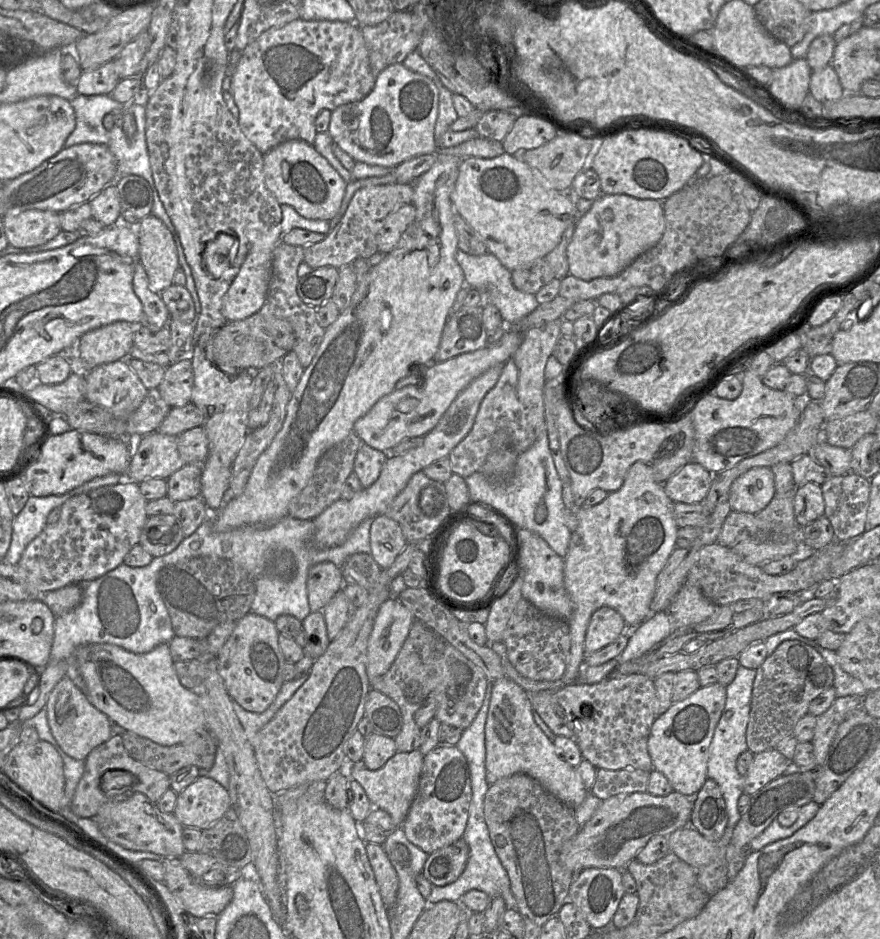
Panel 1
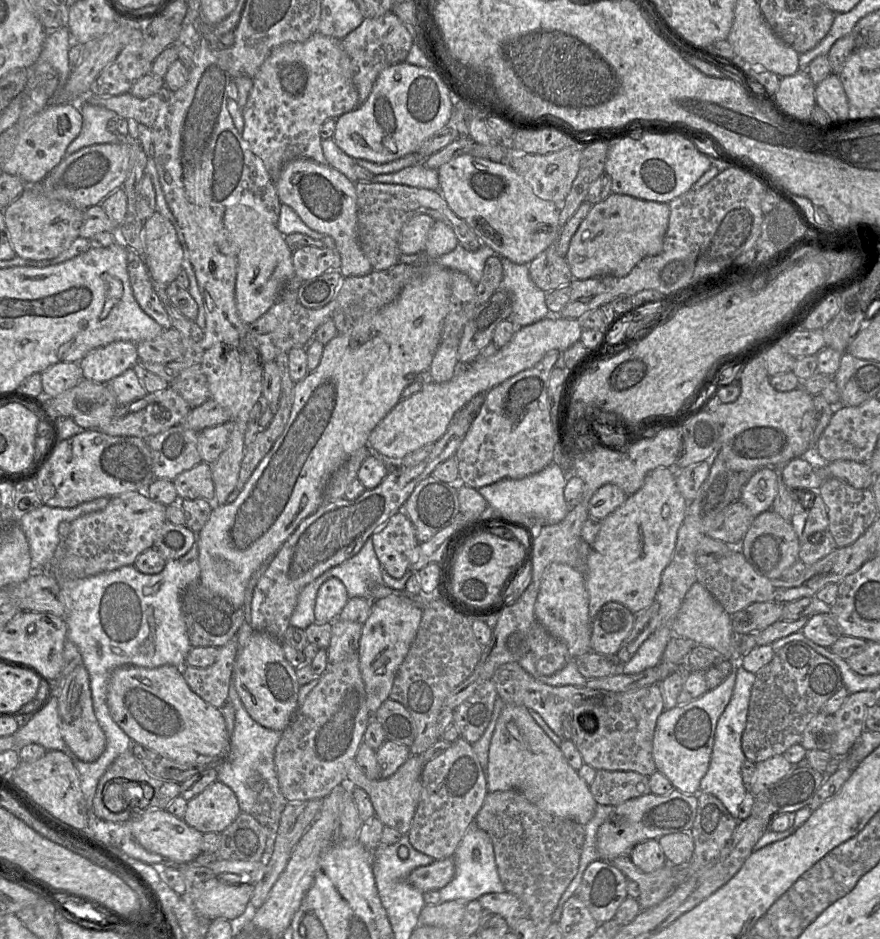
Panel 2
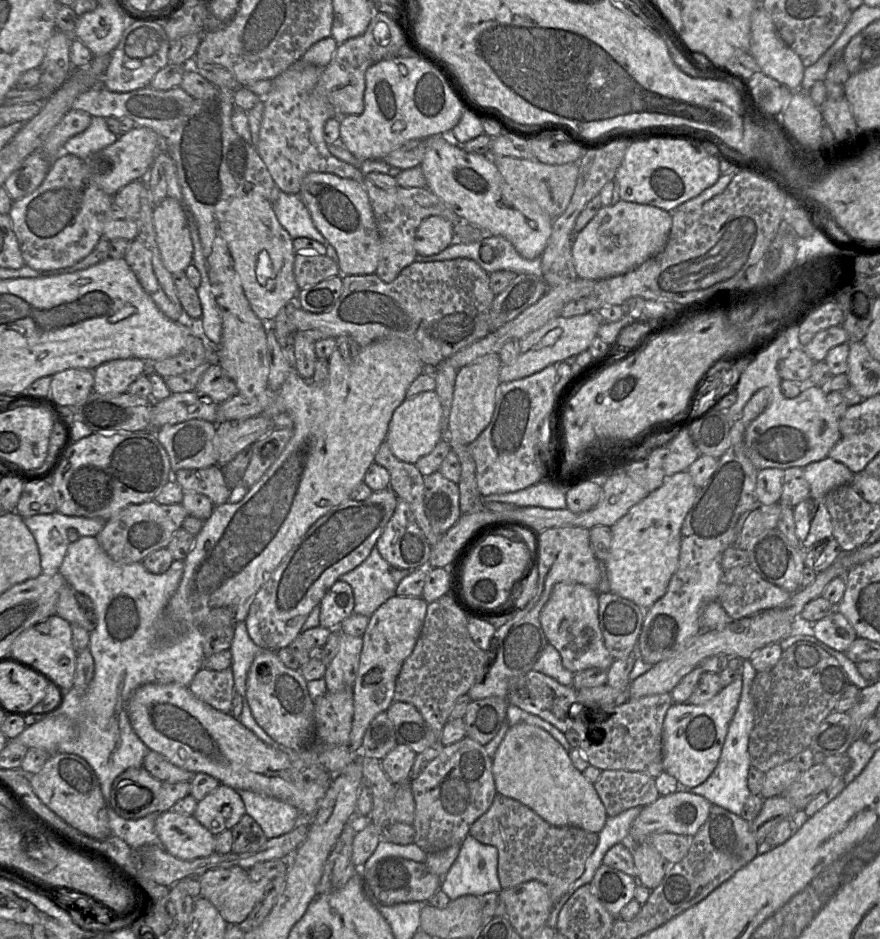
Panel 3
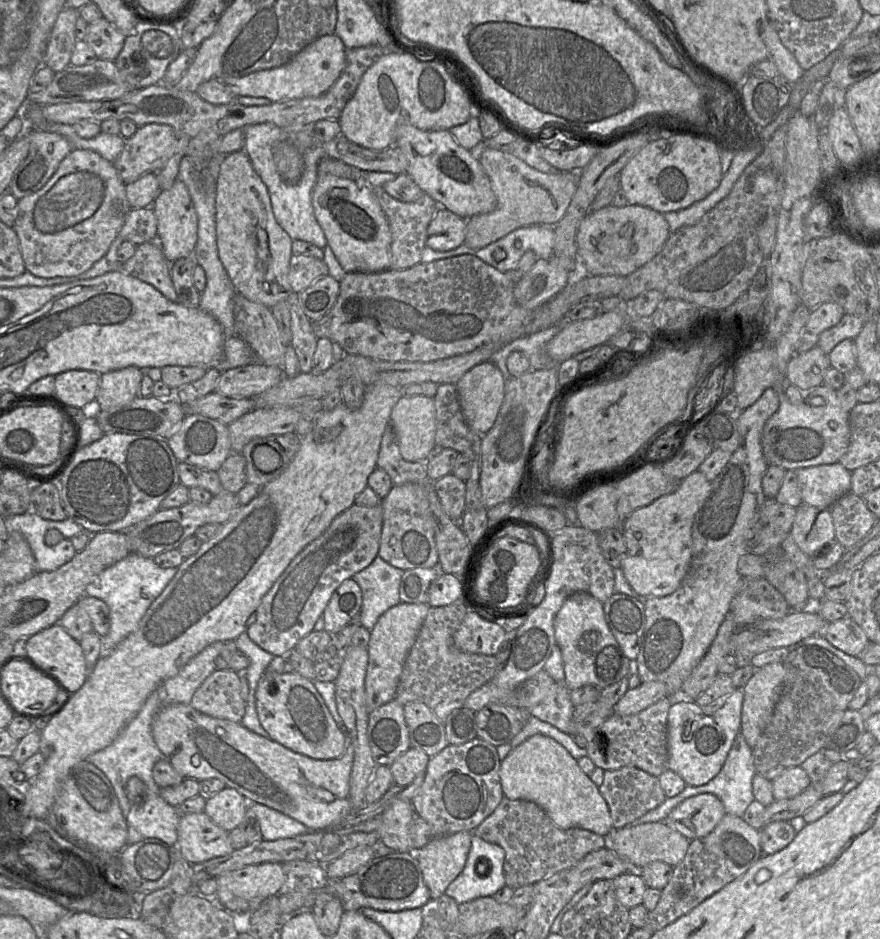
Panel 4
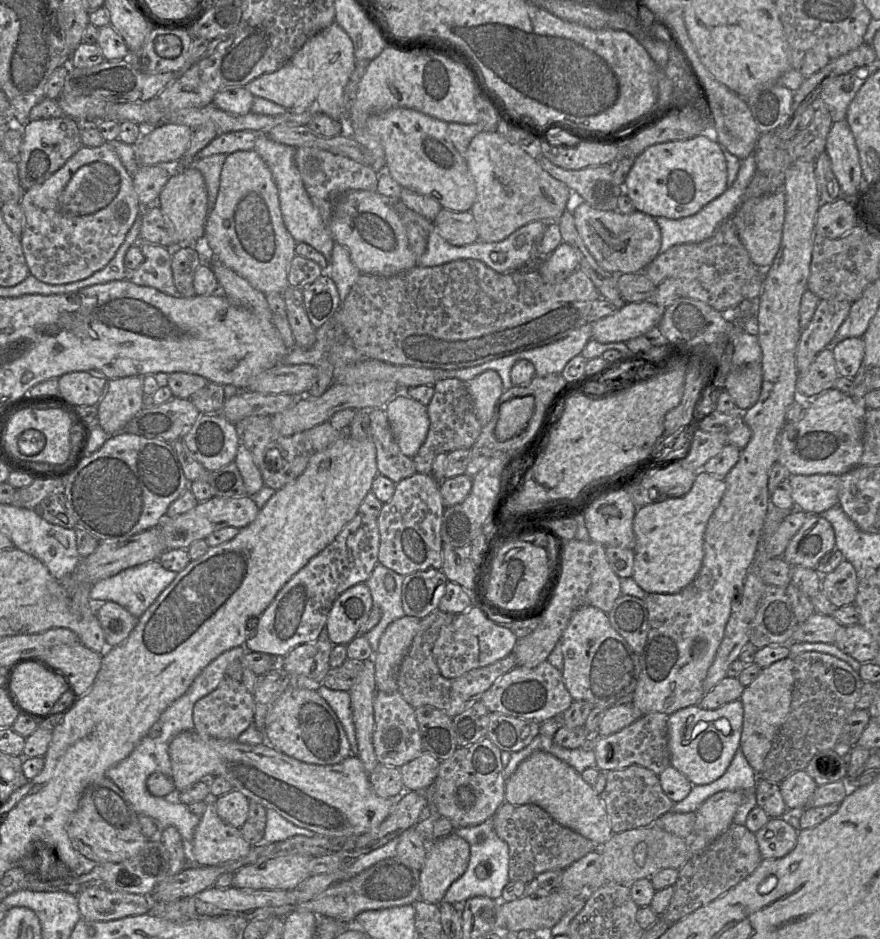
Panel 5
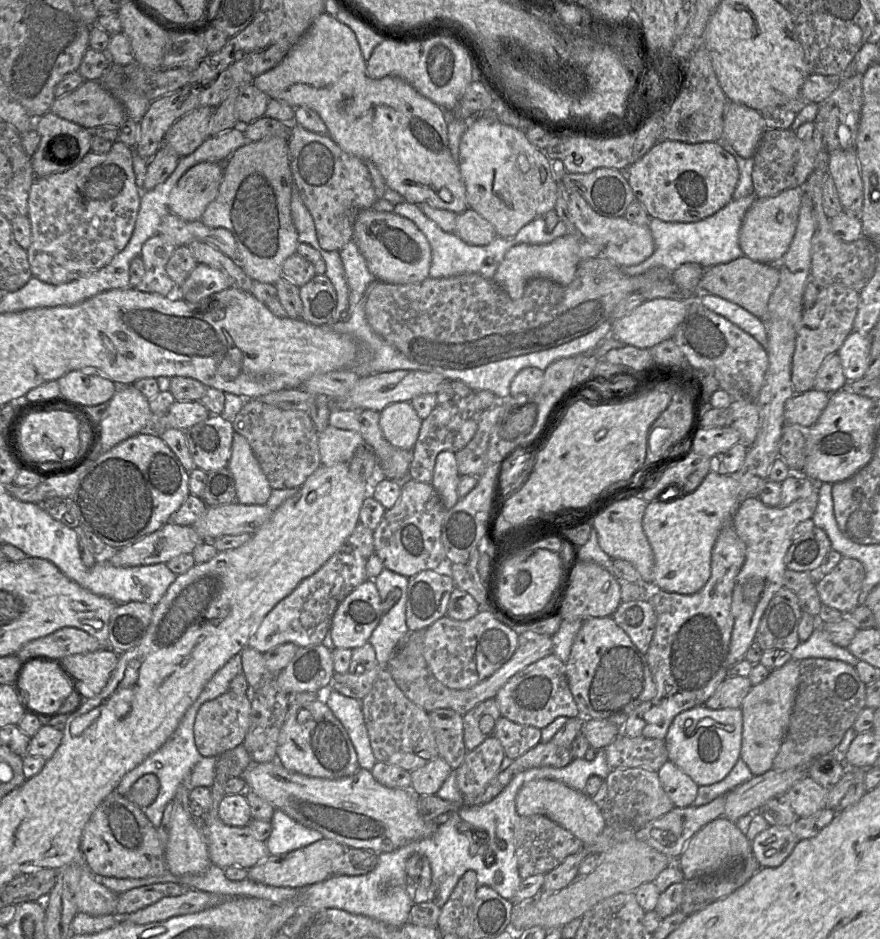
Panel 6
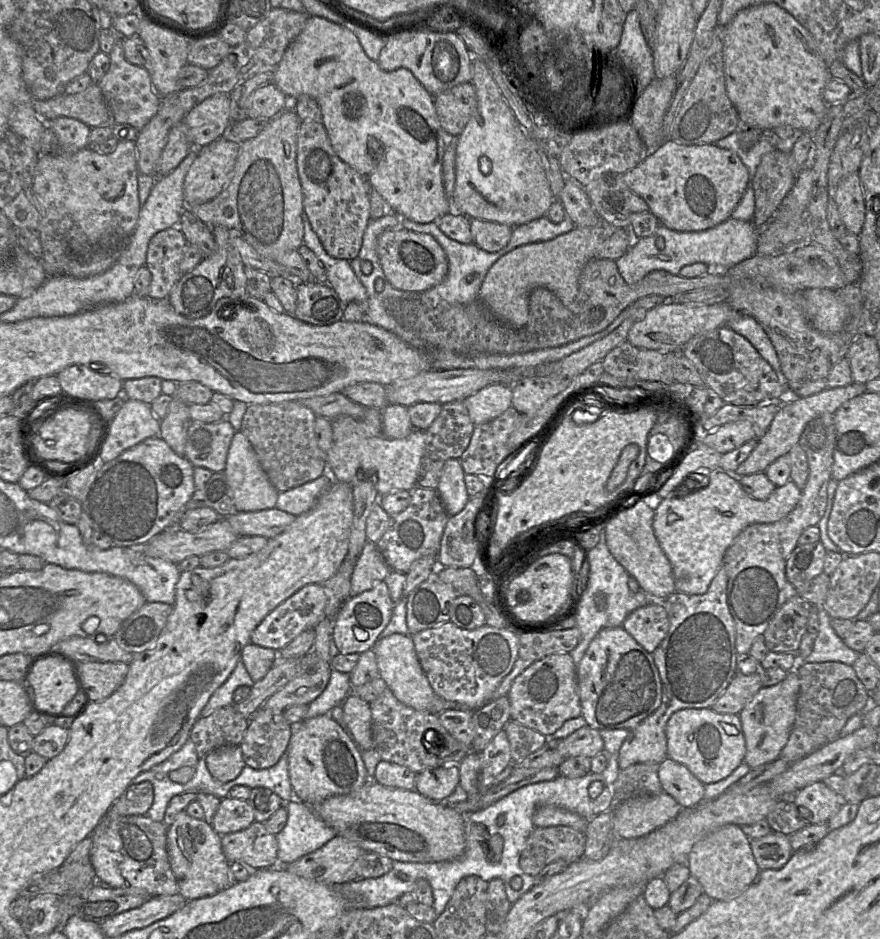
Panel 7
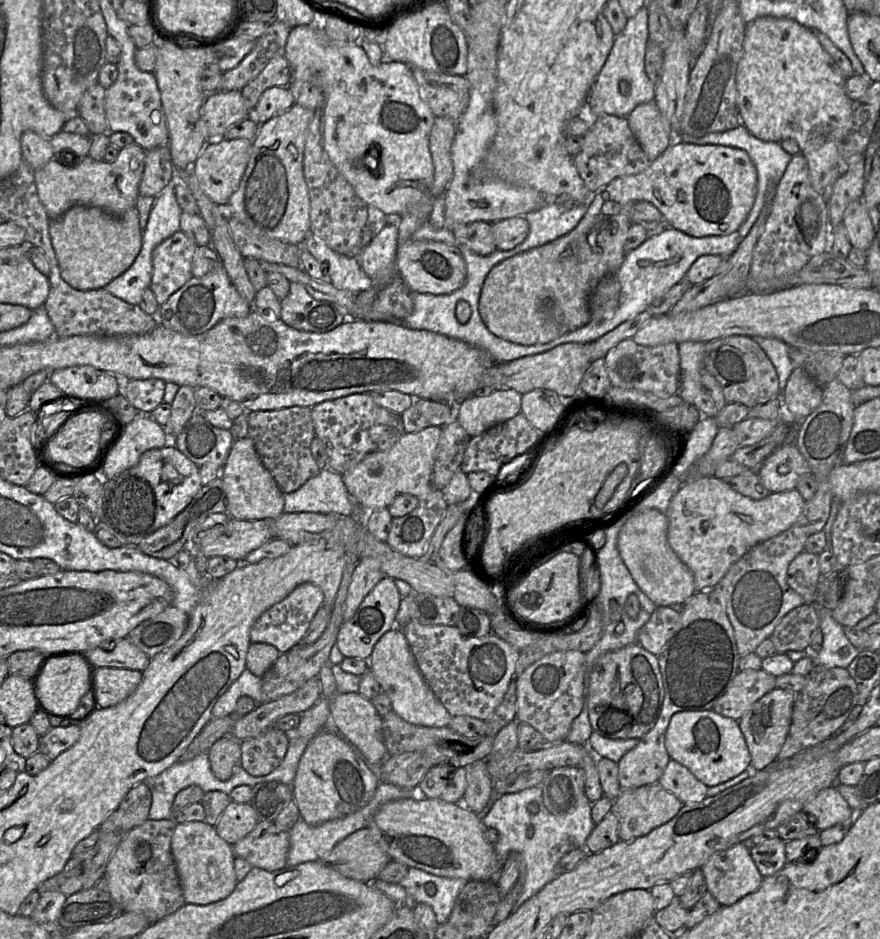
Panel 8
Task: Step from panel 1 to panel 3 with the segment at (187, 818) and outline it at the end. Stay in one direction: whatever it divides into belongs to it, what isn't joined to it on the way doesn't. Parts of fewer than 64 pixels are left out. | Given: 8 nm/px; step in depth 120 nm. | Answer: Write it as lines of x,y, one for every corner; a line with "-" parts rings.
220,784
198,801
193,816
213,835
217,835
231,830
245,814
245,804
239,791

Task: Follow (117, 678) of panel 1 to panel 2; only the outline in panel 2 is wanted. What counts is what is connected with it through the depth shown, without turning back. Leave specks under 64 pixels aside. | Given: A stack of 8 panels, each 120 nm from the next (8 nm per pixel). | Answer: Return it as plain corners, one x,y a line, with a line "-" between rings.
118,667
111,675
107,700
113,719
131,740
164,757
181,764
215,766
228,753
230,735
221,709
191,690
180,667

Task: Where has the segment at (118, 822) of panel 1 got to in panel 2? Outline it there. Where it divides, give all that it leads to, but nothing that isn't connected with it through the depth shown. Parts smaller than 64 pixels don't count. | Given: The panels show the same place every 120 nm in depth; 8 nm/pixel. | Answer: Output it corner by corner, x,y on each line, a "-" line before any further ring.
150,808
148,809
147,812
145,812
143,815
138,816
136,818
133,818
132,820
128,821
128,822
119,822
119,823
127,823
131,833
134,837
134,839
146,850
148,850
149,852
152,853
156,853
161,855
168,863
166,864
171,864
171,865
182,865
184,863
189,863
194,861
201,853
202,853
202,840
203,840
203,833
201,833
200,831
196,830
195,828
193,828
192,826
190,826
189,824
187,824
183,818
178,818
175,815
171,814
170,812
168,812
166,809
158,809
158,808

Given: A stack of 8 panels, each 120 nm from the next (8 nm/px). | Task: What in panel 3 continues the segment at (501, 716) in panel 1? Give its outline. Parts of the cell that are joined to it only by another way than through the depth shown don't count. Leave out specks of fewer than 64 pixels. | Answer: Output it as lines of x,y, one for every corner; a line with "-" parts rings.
526,723
509,727
492,759
498,794
528,806
556,827
572,826
598,834
607,820
594,784
572,763
569,753
544,729

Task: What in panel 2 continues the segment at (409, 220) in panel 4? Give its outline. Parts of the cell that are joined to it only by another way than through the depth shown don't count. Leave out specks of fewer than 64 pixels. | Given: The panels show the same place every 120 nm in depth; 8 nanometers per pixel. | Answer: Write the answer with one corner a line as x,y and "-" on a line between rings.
358,182
357,196
357,236
360,247
369,259
373,270
383,271
400,262
399,248
403,226
413,217
426,214
435,221
450,227
464,249
477,251
482,243
474,231
460,219
448,206
439,190
410,187
402,184

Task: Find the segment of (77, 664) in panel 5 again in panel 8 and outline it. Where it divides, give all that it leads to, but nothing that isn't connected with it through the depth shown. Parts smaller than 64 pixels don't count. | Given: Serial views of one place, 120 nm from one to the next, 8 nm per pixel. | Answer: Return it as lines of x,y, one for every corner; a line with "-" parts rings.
97,667
93,669
93,691
98,704
108,708
129,697
142,680
142,672
126,668

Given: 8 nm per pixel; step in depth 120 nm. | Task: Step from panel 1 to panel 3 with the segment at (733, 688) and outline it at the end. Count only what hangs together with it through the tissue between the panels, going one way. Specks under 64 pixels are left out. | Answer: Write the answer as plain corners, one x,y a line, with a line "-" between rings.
744,660
741,696
736,712
729,724
718,764
705,782
689,789
690,792
706,798
711,804
725,808
736,815
741,814
747,799
751,795
747,783
748,772
751,767
748,744
755,719
755,699
751,694
751,687
756,674
757,672
752,667
750,660

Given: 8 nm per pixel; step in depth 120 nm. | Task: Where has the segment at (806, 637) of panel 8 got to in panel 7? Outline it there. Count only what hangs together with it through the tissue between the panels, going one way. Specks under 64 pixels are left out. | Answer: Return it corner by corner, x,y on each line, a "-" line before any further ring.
796,595
788,599
774,615
762,634
769,651
794,652
807,633
811,603

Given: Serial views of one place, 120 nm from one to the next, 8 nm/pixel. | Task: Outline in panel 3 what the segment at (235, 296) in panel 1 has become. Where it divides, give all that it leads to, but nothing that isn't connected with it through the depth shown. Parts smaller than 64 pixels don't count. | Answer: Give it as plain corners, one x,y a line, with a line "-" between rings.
260,195
233,200
222,217
221,231
233,259
234,268
240,277
244,294
253,312
261,321
271,323
287,304
293,301
297,304
300,289
293,272
295,260
293,239
279,223
268,200

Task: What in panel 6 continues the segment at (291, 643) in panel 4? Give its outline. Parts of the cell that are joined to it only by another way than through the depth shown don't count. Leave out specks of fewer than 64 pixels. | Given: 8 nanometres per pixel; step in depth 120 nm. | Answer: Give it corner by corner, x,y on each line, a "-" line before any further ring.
358,523
343,545
313,575
305,578
264,617
248,646
264,654
272,648
294,643
299,648
320,645
330,630
338,605
367,580
366,563
375,553
373,531

